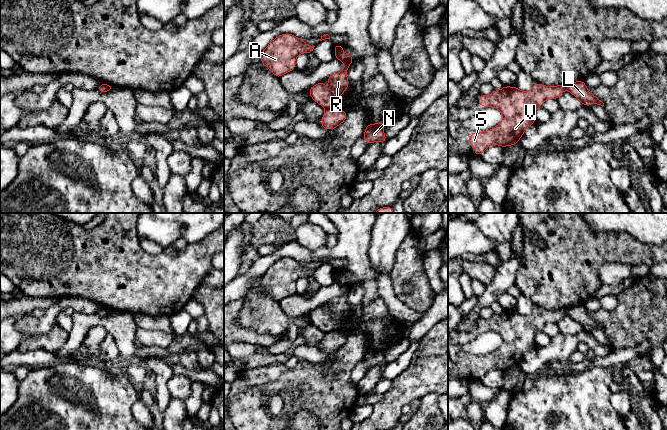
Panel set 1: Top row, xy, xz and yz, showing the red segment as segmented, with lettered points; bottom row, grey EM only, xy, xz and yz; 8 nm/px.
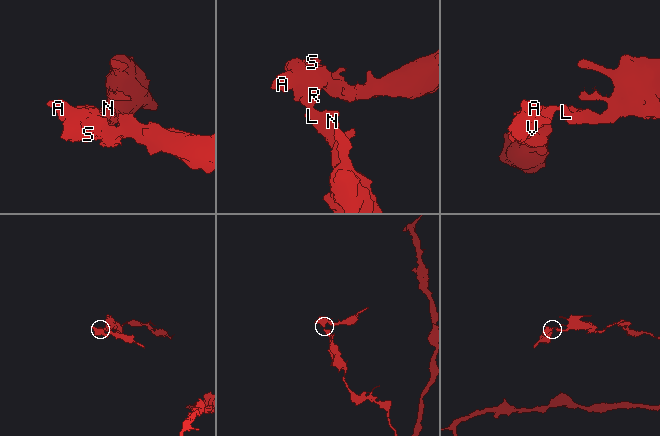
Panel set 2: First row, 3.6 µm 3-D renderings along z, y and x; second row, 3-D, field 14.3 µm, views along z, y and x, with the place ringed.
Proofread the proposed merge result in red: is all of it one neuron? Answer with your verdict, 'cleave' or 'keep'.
cleave

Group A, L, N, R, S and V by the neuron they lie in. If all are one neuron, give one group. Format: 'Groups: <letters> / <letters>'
Groups: A R S V / L N

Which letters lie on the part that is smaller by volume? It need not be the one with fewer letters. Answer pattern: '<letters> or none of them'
A, R, S, V

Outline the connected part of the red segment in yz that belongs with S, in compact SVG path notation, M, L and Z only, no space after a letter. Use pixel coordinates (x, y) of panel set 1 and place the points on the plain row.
M534 307L528 316L504 310L490 319L480 319L480 330L497 332L503 343L492 353L474 356L469 360L469 368L476 372L473 378L481 380L491 369L504 372L518 368L525 354L536 346L536 333L547 323L558 323L565 314L565 309L545 310Z

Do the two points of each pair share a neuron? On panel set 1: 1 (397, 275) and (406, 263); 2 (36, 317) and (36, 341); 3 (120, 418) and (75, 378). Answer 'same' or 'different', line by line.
1: same
2: different
3: same

